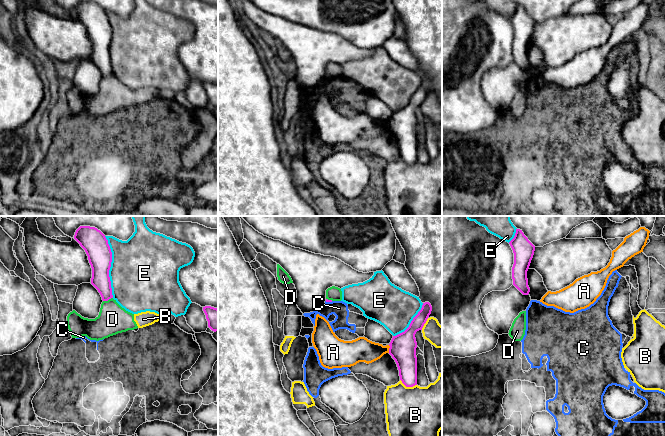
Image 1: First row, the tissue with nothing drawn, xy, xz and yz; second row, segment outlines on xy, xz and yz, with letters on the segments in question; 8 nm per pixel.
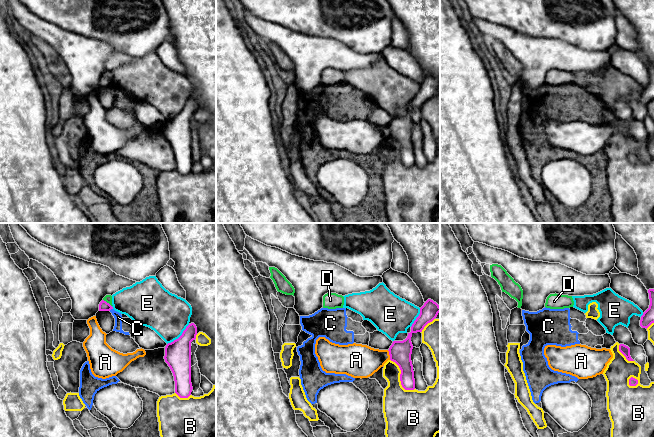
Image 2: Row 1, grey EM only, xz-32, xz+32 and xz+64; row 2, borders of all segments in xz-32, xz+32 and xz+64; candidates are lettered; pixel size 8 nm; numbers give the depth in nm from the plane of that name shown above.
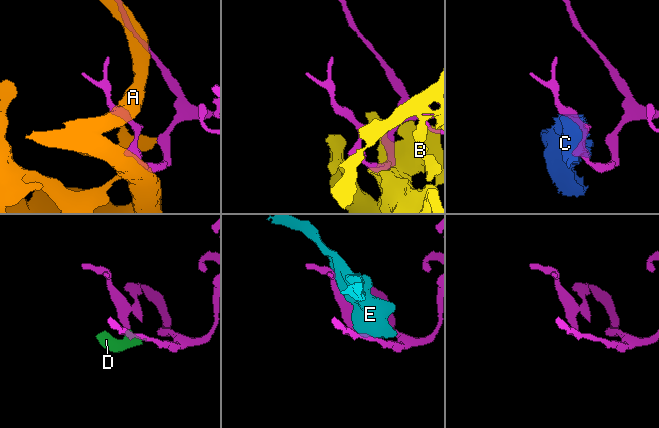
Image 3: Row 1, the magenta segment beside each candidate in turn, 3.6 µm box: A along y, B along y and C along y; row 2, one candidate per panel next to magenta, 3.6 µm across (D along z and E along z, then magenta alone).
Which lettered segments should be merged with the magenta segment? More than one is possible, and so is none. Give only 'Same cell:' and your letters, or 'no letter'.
Same cell: no letter

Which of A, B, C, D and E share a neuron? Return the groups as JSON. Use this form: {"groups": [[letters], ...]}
{"groups": [["A"], ["B", "D", "E"], ["C"]]}

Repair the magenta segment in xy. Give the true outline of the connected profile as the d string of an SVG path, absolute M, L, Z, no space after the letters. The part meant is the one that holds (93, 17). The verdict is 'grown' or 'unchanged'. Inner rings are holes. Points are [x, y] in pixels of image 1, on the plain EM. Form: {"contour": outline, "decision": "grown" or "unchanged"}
{"contour": "M80 2L74 15L88 32L92 44L91 60L98 66L103 77L113 74L109 53L112 28L105 11L95 3Z", "decision": "unchanged"}

